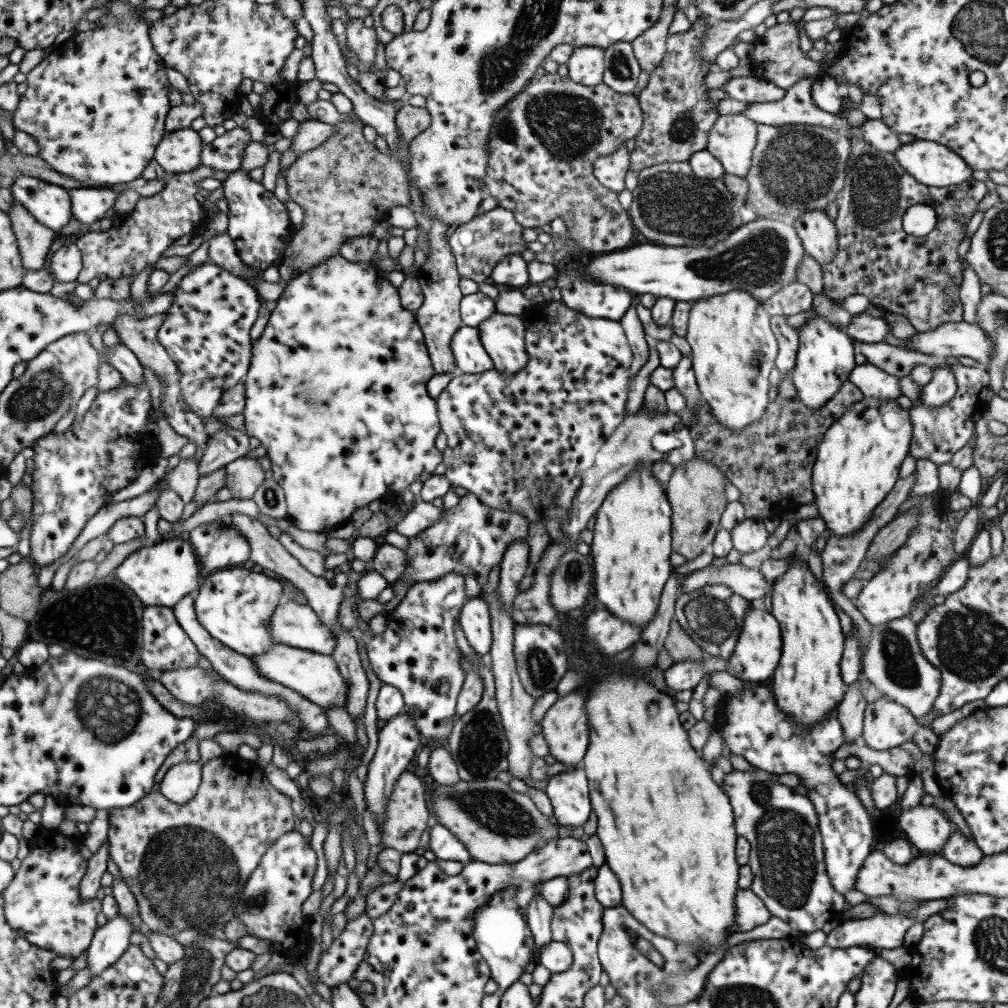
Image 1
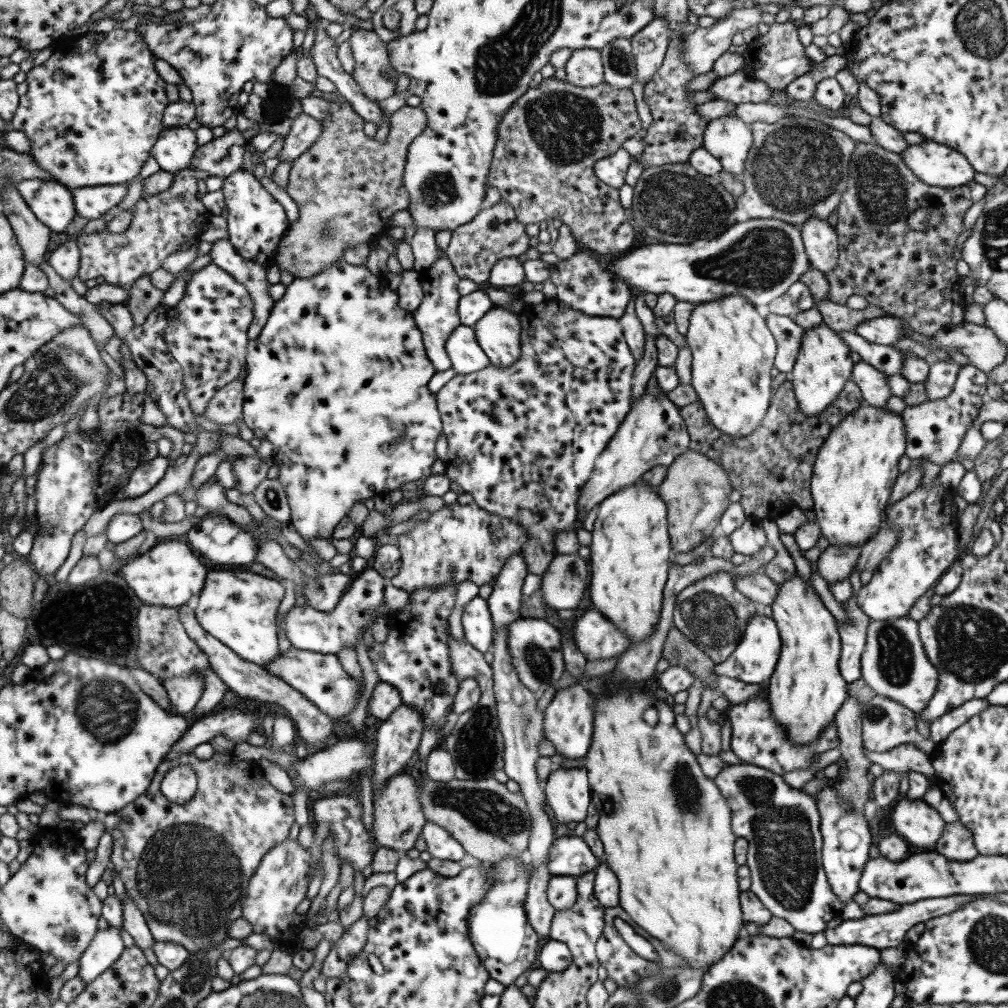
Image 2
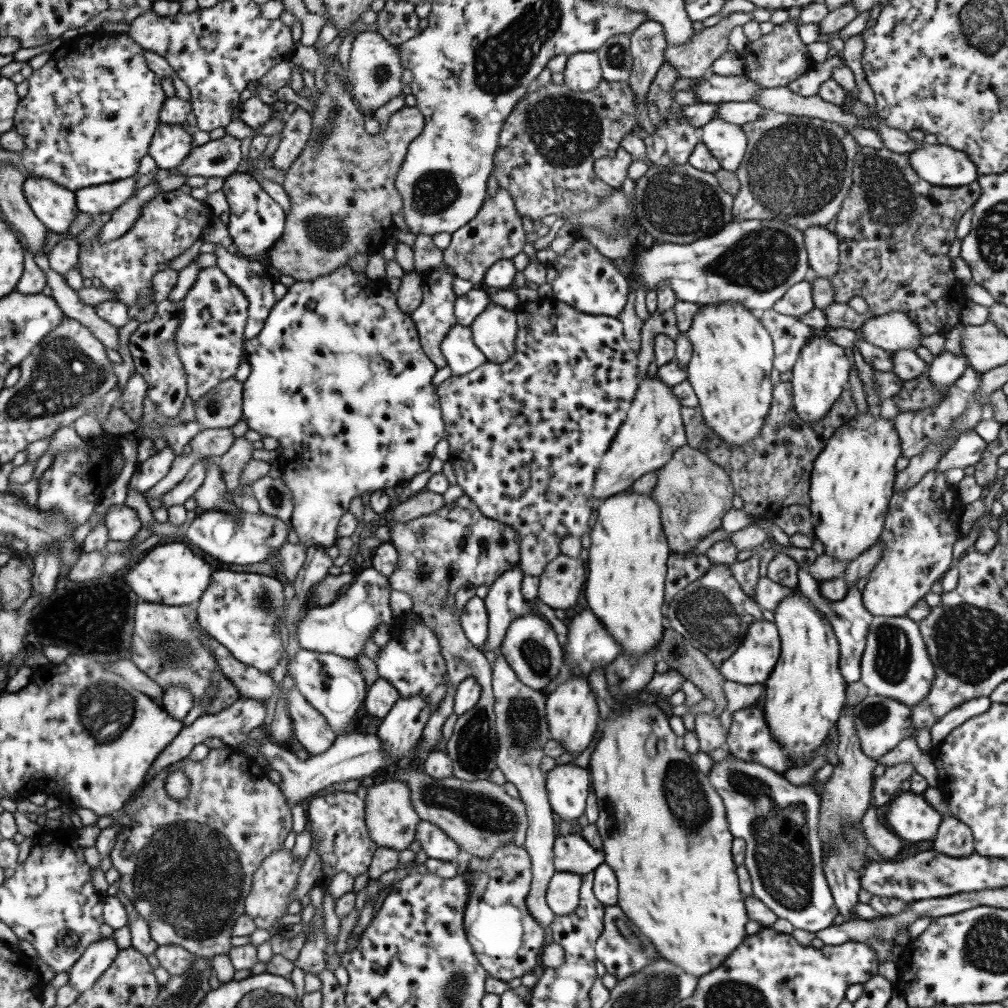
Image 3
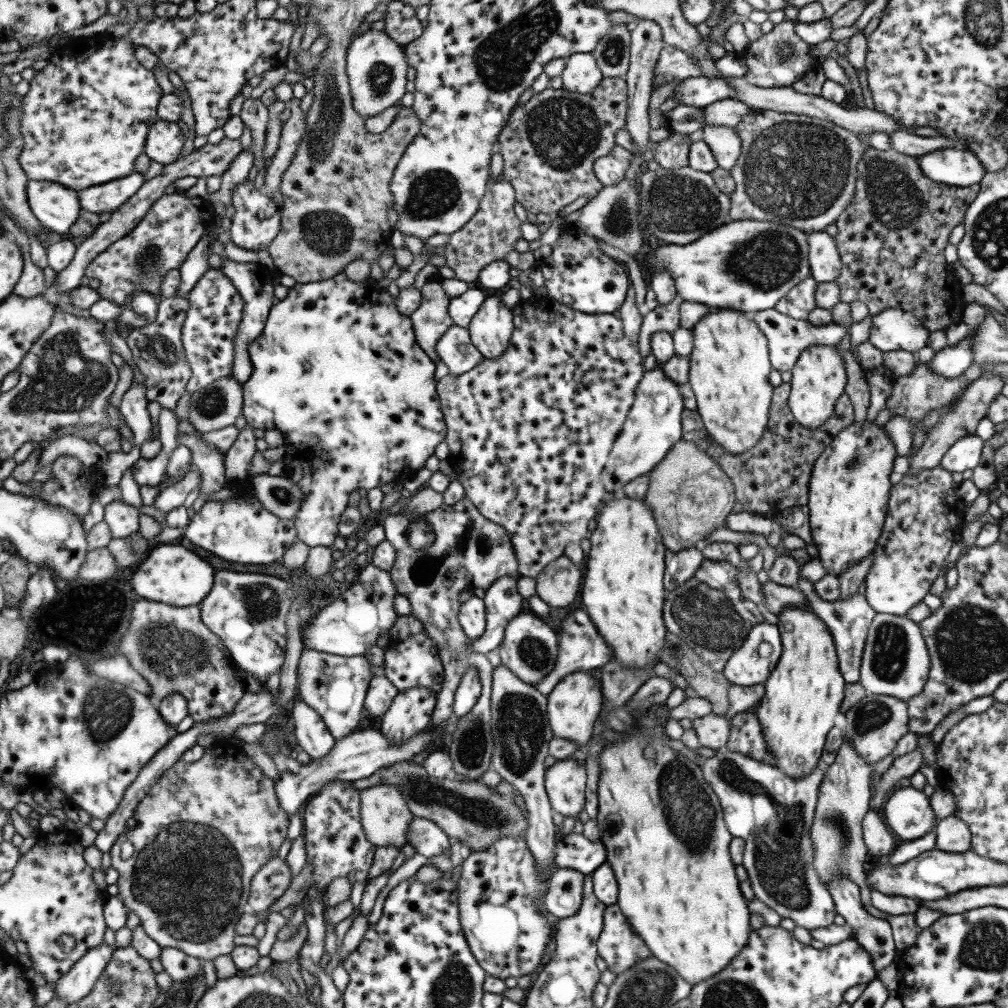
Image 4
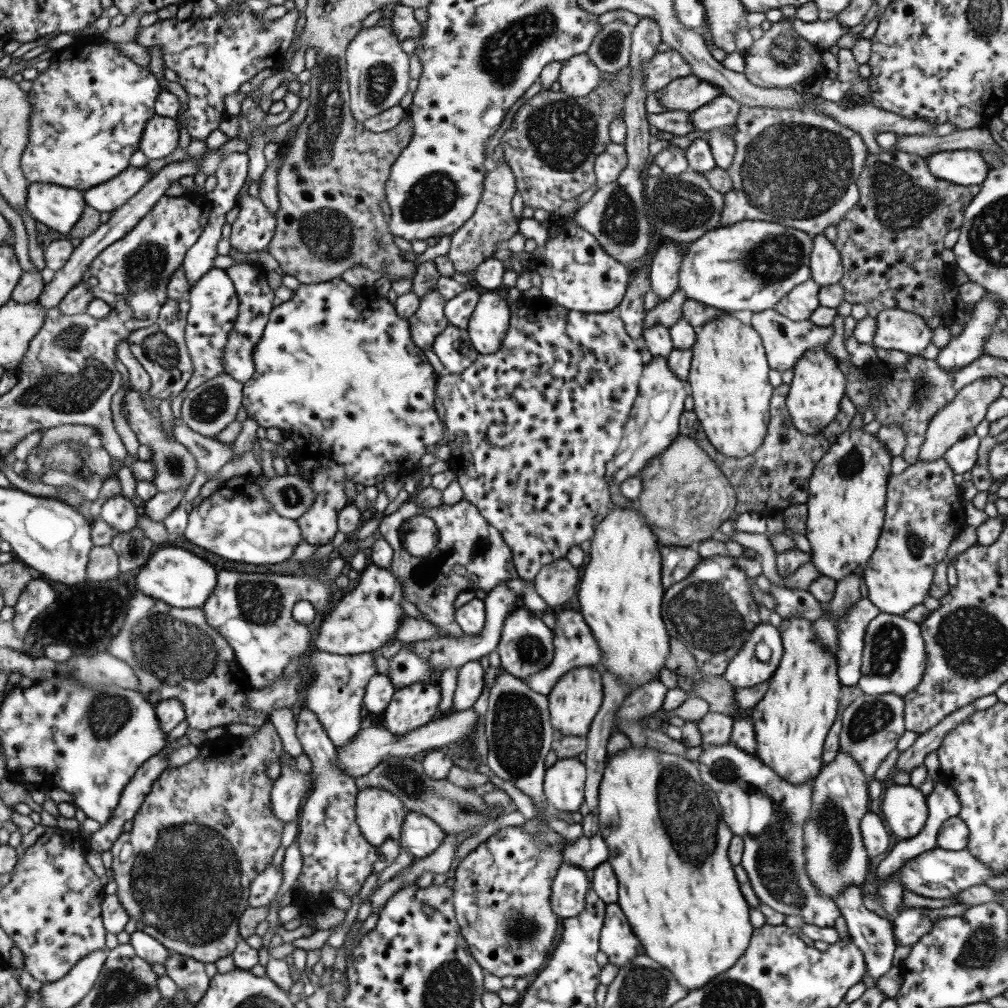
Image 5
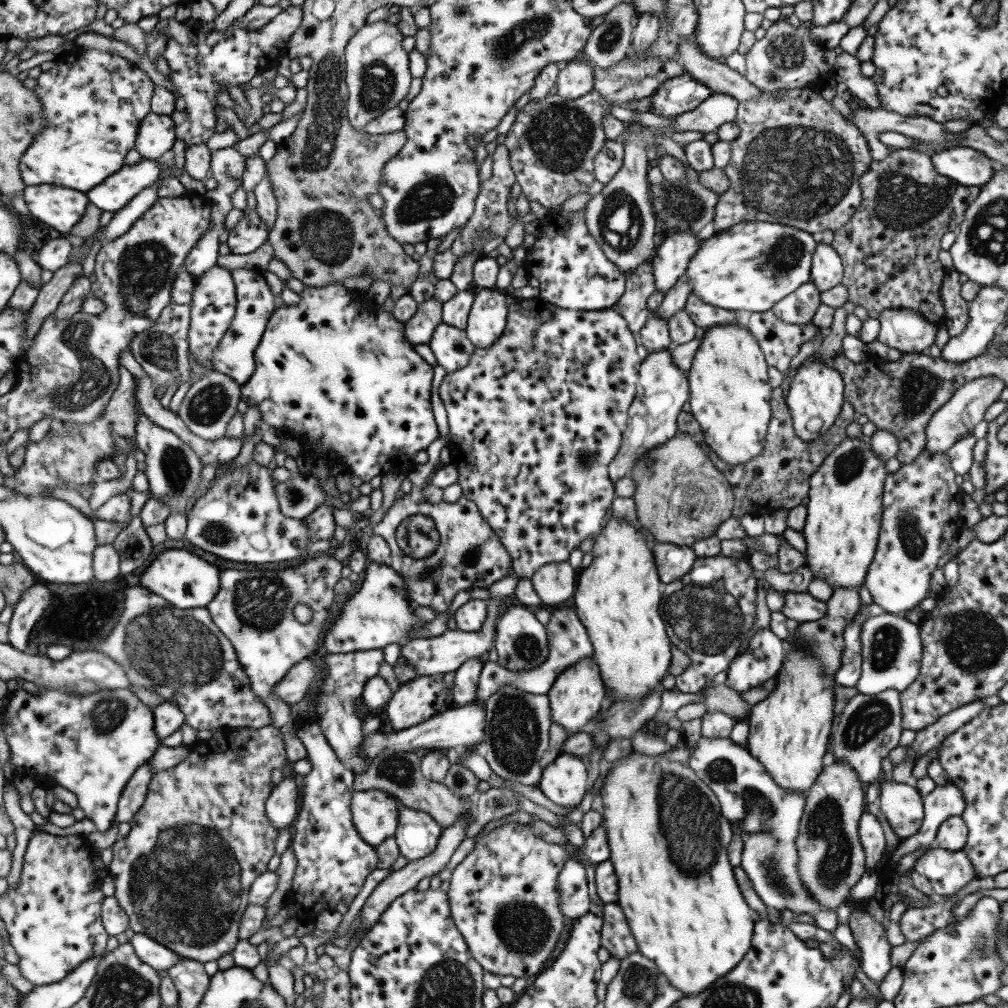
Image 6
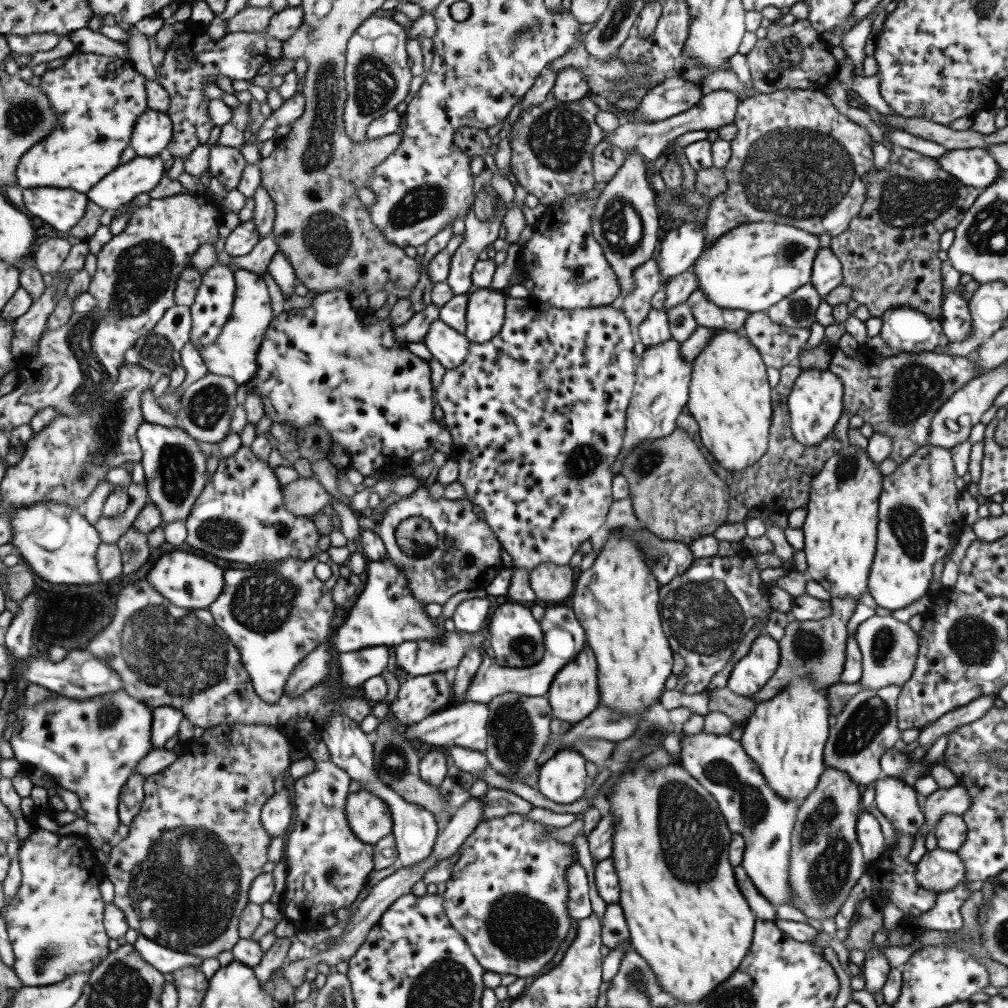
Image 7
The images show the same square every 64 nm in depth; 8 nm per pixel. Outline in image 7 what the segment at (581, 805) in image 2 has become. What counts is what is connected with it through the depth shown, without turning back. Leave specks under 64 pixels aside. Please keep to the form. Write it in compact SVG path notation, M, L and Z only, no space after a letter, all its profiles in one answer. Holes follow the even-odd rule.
M568 747L559 749L538 766L537 790L557 804L571 804L585 794L589 780L583 764L585 759Z

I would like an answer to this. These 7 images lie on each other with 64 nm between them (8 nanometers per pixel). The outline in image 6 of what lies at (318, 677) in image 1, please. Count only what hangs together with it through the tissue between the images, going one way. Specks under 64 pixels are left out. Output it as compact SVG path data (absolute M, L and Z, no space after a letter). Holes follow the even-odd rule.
M381 649L347 654L327 653L319 655L319 660L323 669L323 680L312 694L315 702L315 721L325 740L335 752L335 758L339 759L345 768L351 769L354 776L357 776L365 772L370 763L363 756L362 719L355 713L355 704L357 704L357 698L362 695L365 682L377 674L379 663L383 660L383 653Z

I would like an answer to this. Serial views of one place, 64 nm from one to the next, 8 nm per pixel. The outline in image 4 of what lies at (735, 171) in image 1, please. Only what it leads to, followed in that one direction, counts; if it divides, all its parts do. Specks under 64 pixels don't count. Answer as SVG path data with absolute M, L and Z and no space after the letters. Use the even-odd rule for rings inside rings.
M705 125L702 133L701 140L709 147L717 166L726 171L731 170L741 150L741 138L735 133L735 129L730 126Z

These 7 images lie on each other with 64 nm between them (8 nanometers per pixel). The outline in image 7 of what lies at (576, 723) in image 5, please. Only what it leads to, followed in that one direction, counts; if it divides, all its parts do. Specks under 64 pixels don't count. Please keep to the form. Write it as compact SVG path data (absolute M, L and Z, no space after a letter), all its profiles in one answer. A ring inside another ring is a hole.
M586 645L571 662L567 662L553 677L547 691L548 705L551 709L551 717L563 720L566 727L573 727L595 707L599 706L599 689L597 689L597 667L593 651Z

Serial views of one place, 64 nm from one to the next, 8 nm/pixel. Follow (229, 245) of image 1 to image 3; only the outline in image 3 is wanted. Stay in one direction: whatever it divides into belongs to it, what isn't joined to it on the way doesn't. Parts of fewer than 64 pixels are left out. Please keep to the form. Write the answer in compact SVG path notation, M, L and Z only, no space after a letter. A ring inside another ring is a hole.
M217 244L215 251L212 253L215 257L215 265L223 274L230 278L230 281L239 287L239 290L245 295L247 299L247 322L243 326L243 340L246 343L253 343L253 339L258 335L262 329L263 323L269 314L272 306L275 304L275 298L271 292L273 280L267 275L267 266L261 262L250 261L247 258L238 258L232 252L228 252L226 248Z

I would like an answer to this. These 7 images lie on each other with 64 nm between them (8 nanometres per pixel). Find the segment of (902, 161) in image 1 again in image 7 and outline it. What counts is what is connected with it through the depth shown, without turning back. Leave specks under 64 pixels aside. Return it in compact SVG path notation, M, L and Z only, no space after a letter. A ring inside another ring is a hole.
M984 148L948 150L936 161L943 172L976 189L991 185L999 175L997 162Z

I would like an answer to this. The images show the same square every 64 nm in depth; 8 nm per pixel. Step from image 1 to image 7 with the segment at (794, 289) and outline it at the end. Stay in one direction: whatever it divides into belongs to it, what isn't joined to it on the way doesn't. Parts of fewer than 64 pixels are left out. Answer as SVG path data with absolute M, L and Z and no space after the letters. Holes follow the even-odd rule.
M807 283L769 306L765 313L773 323L789 328L807 328L816 322L815 311L821 301L811 283Z

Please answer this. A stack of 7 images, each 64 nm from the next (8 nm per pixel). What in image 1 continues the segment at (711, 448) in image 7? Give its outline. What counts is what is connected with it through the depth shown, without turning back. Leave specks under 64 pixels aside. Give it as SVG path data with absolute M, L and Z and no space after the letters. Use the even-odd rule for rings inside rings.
M744 290L699 298L689 309L684 339L691 347L691 366L699 396L711 407L715 421L727 429L745 429L765 410L768 376L774 367L777 341L763 304Z

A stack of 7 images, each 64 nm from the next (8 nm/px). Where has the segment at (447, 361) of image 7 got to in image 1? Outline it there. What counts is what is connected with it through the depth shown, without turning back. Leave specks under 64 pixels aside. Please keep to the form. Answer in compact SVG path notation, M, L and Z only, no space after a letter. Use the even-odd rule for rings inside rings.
M462 324L450 339L449 347L455 358L455 365L463 374L479 374L494 368L492 360L479 341L477 327Z

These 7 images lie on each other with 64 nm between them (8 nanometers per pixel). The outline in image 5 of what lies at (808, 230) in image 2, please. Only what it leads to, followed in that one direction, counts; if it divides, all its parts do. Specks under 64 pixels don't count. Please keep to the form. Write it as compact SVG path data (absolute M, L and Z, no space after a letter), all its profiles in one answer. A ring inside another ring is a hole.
M819 233L812 236L811 245L810 279L819 287L839 282L843 272L842 264L832 242Z

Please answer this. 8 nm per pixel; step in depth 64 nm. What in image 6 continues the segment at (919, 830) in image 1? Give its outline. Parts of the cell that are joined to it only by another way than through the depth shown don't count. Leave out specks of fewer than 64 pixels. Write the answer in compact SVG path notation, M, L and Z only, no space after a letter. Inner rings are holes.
M887 777L879 780L879 808L900 840L917 832L923 820L922 797L917 789Z

